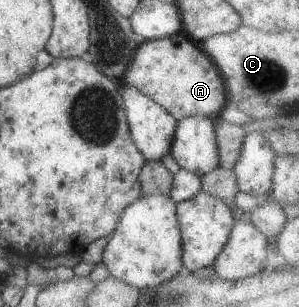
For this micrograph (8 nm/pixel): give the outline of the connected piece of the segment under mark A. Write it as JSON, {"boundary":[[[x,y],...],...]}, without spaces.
{"boundary":[[[182,30],[176,34],[157,38],[156,40],[145,40],[139,44],[132,55],[132,60],[125,70],[121,82],[123,85],[134,87],[157,105],[163,107],[176,121],[189,116],[217,115],[227,105],[226,87],[214,63],[208,55],[199,48],[199,44],[191,40]]]}

